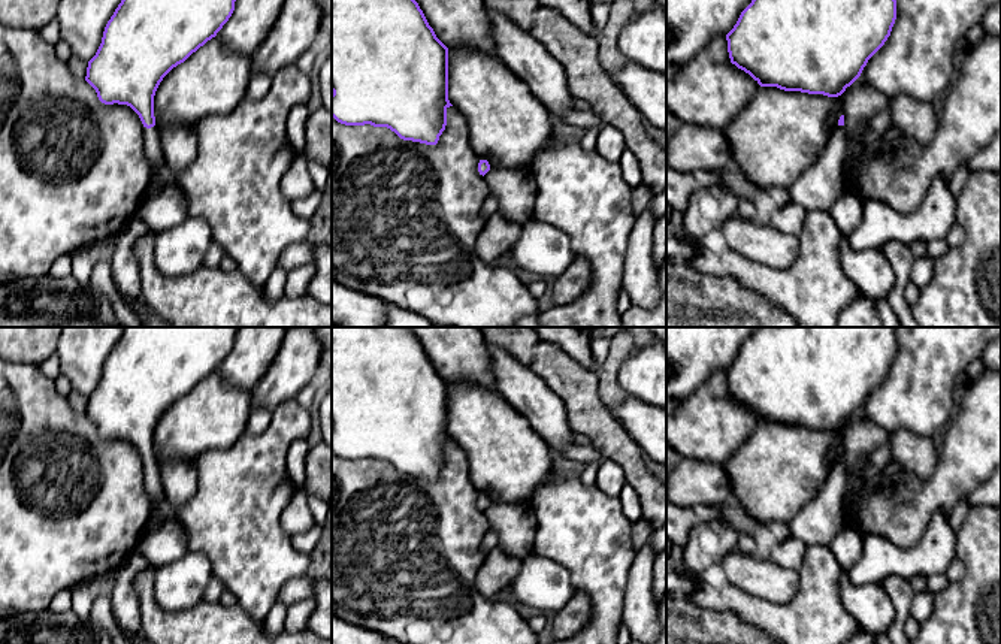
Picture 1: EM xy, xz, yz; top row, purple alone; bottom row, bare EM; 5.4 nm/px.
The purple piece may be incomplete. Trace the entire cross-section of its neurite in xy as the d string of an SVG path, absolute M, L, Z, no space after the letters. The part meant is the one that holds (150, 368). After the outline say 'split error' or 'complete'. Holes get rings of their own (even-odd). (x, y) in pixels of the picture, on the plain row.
M124 327L108 356L102 378L88 396L85 415L105 439L127 439L145 462L145 486L151 499L148 530L161 524L160 502L166 498L154 451L154 430L163 412L217 371L235 345L239 327Z | split error

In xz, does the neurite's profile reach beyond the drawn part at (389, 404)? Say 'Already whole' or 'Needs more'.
Already whole

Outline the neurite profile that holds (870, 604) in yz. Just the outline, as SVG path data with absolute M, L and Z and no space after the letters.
M843 569L838 589L844 608L862 629L874 635L887 632L895 622L895 608L880 583L855 586Z

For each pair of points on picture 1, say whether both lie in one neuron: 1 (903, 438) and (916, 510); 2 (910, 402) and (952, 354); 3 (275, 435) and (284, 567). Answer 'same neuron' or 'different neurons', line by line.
1: different neurons
2: same neuron
3: same neuron

